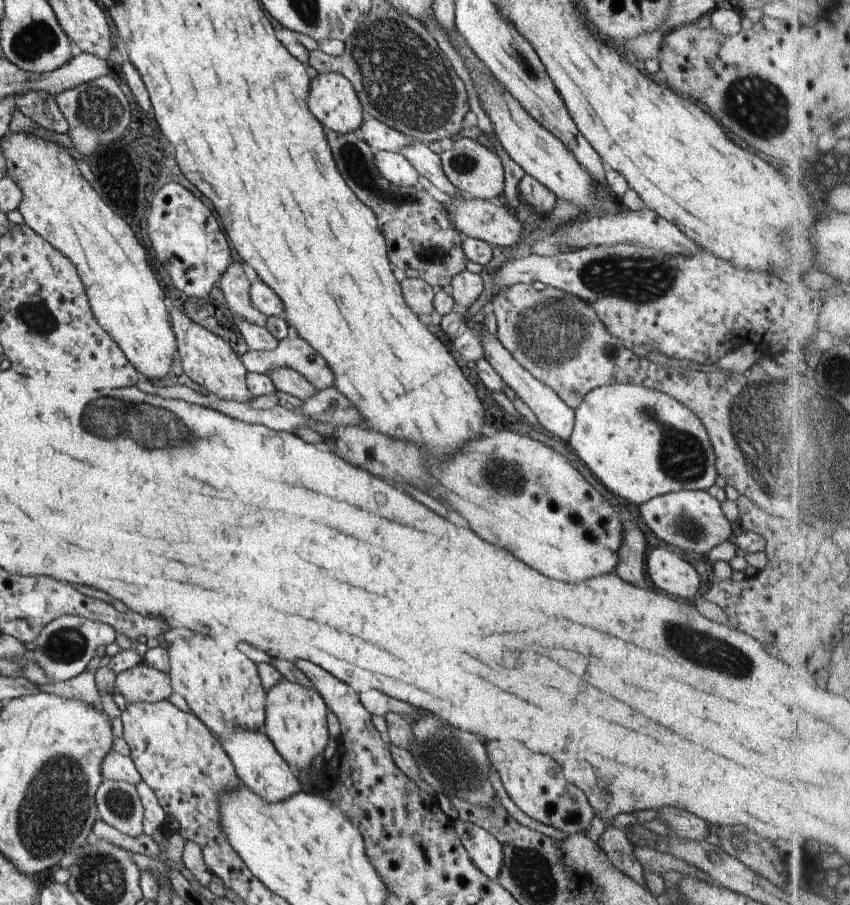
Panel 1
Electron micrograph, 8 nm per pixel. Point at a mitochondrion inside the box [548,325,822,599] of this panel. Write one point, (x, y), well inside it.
(682, 456)

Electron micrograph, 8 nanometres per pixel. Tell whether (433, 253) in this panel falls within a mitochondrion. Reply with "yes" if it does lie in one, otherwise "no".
yes

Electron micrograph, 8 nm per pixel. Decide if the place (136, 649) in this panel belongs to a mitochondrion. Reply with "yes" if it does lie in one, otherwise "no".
no

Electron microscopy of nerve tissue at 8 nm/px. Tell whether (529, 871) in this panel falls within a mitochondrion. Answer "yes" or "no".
yes

